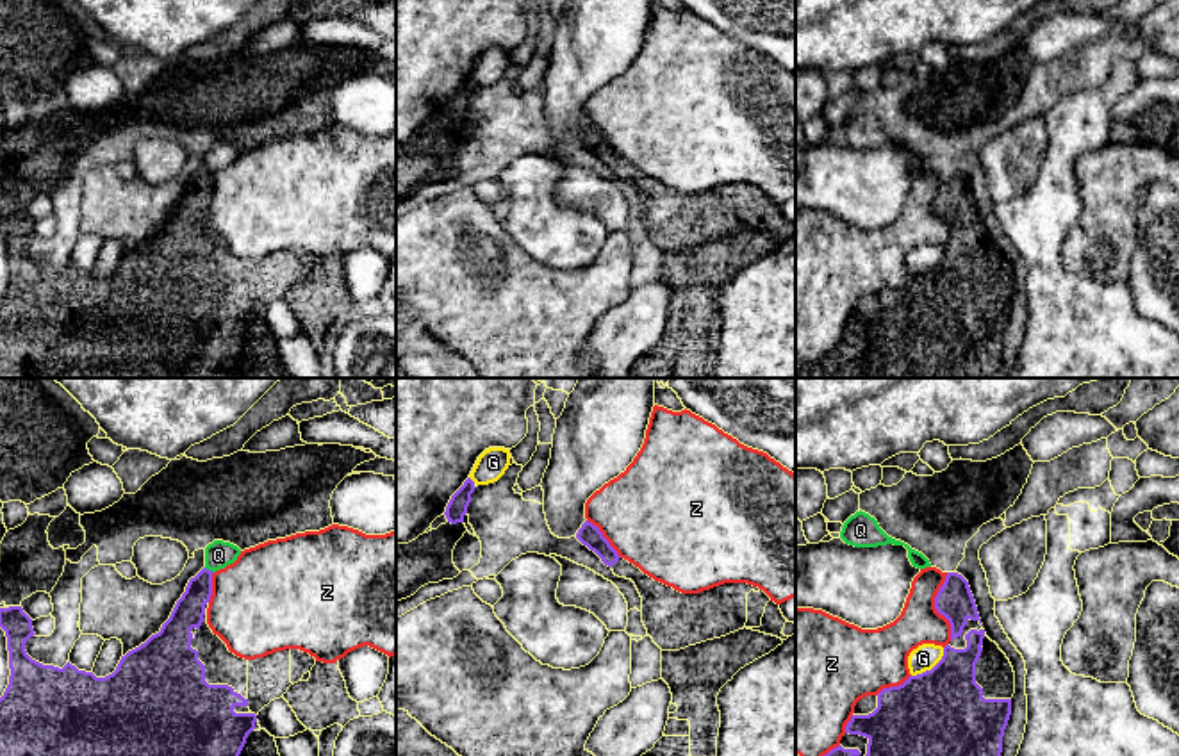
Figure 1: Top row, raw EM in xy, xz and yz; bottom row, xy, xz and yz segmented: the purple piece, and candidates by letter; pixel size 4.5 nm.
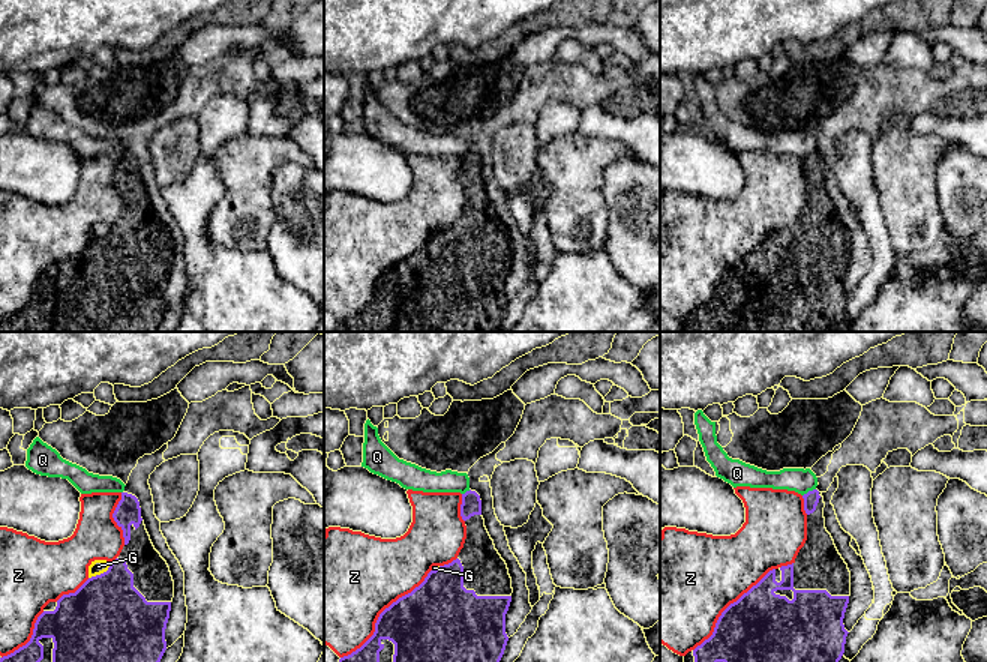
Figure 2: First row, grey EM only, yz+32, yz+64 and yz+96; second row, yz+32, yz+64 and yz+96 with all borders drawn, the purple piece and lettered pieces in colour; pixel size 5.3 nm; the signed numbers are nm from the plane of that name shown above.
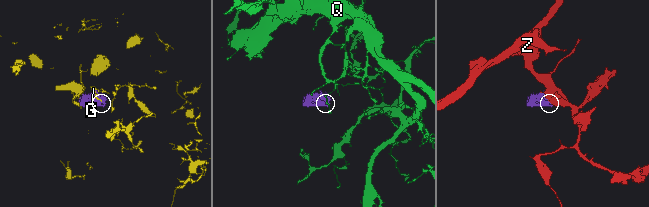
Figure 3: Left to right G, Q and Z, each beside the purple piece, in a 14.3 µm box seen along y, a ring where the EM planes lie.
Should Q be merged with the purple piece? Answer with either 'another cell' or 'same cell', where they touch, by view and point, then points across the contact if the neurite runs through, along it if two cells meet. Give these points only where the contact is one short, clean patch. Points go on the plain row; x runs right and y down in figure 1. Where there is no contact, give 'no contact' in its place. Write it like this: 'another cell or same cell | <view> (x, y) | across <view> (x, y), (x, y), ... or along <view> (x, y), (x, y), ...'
another cell | xy (207, 170) | along xy (204, 168), (213, 173)

